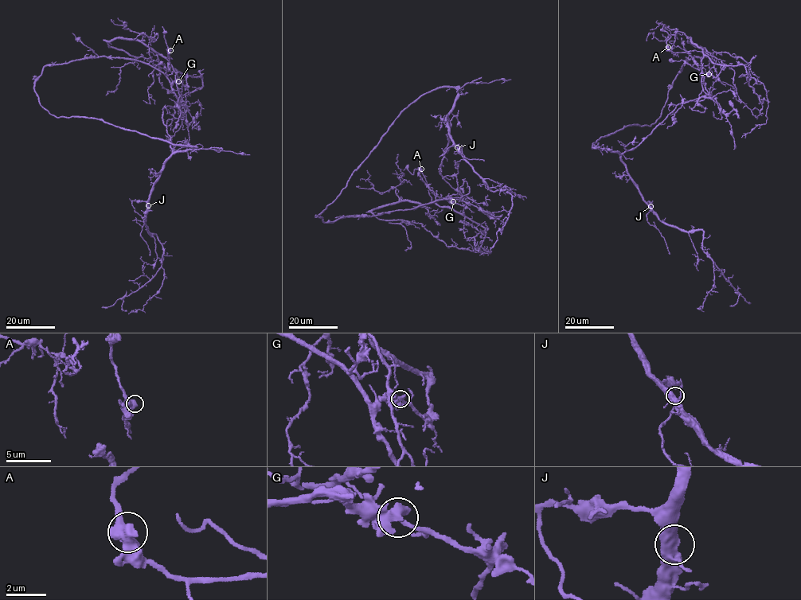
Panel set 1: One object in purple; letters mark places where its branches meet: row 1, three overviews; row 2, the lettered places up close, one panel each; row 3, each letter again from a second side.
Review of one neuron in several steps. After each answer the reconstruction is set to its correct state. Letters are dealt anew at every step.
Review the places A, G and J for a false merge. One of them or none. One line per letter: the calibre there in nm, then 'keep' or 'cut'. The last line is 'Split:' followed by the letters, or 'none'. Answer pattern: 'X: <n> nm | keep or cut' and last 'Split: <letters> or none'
A: 400 nm | keep
G: 400 nm | cut
J: 440 nm | keep
Split: G

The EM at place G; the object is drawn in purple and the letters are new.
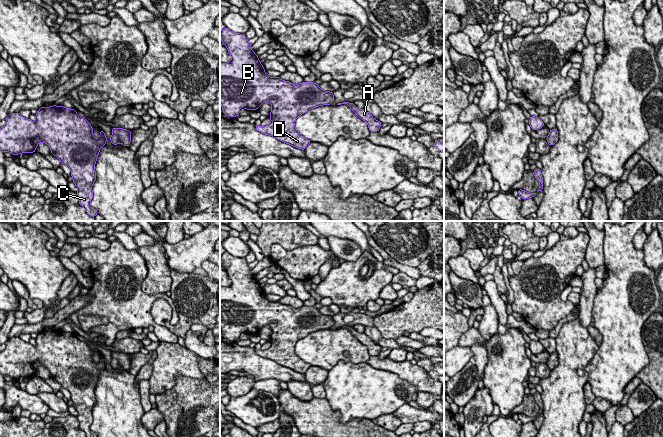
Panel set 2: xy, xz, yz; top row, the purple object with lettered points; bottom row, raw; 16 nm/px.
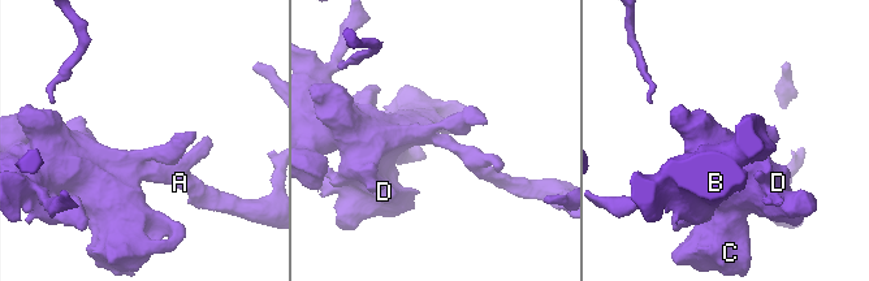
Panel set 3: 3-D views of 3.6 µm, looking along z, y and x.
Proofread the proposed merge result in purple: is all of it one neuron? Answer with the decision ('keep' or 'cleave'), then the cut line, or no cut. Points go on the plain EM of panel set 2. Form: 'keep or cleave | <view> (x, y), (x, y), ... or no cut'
cleave | xy (112, 366), (118, 367)

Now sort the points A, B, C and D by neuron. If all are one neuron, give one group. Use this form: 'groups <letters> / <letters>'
groups A / B C D

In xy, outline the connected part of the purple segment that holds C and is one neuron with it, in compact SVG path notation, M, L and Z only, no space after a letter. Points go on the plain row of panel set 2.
M63 330L45 331L38 333L36 345L24 342L19 336L8 338L5 349L0 352L0 374L18 380L20 377L33 377L40 366L46 367L51 377L71 394L73 407L78 412L79 428L87 437L98 437L91 431L93 421L92 409L96 404L95 387L100 372L106 369L104 355L100 354L98 363L93 361L93 352L84 341L79 340L74 333Z

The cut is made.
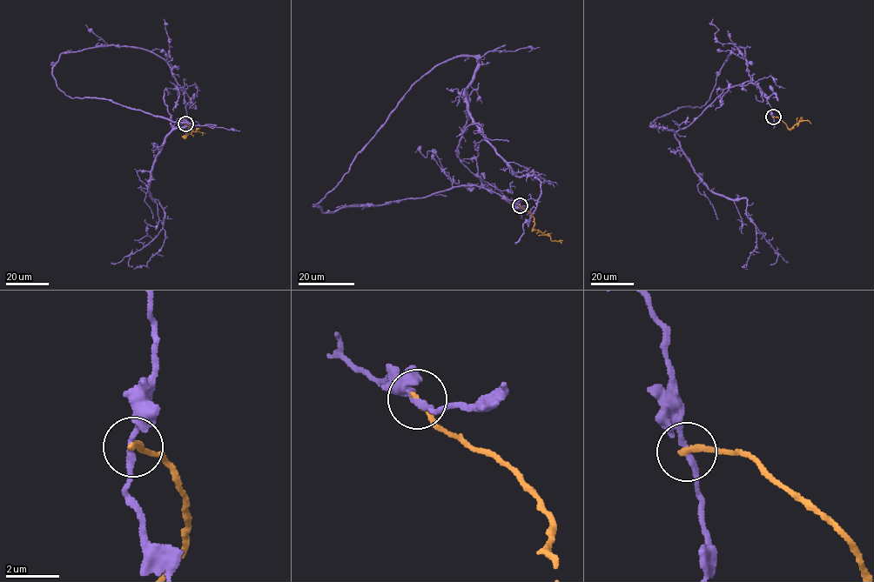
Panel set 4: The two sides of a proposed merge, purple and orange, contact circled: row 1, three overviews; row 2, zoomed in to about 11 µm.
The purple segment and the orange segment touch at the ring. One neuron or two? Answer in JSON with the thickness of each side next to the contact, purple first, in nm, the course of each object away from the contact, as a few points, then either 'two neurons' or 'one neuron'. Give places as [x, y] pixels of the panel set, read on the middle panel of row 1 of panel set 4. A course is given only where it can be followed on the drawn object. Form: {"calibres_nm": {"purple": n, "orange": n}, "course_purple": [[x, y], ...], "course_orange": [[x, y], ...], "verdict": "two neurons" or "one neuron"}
{"calibres_nm": {"purple": 190, "orange": 240}, "course_purple": [[520, 205], [468, 185], [318, 204], [412, 86], [473, 56], [469, 113], [516, 175], [541, 185], [514, 244]], "course_orange": [[520, 205], [533, 216], [534, 230], [548, 235], [553, 241], [563, 240]], "verdict": "two neurons"}

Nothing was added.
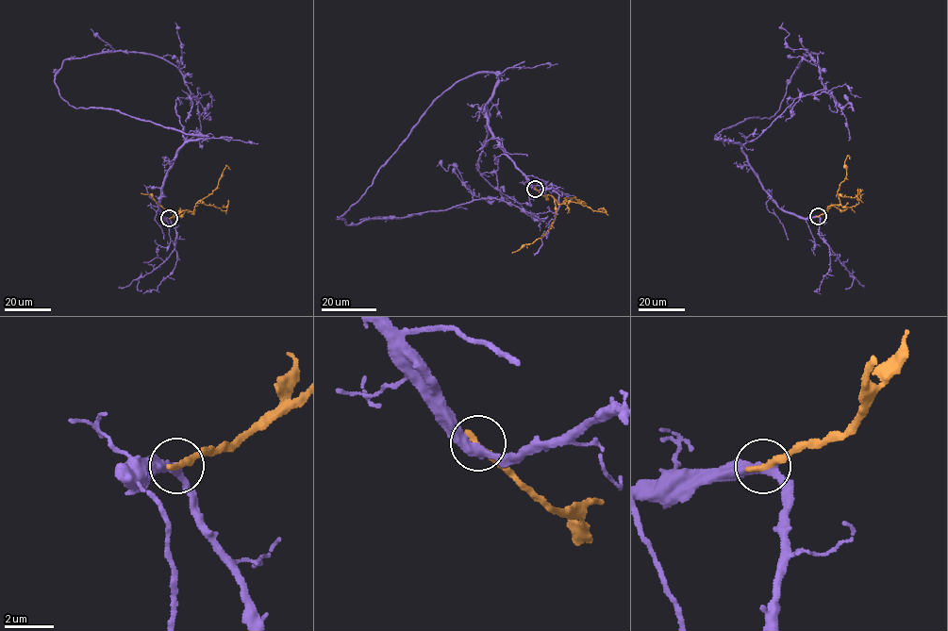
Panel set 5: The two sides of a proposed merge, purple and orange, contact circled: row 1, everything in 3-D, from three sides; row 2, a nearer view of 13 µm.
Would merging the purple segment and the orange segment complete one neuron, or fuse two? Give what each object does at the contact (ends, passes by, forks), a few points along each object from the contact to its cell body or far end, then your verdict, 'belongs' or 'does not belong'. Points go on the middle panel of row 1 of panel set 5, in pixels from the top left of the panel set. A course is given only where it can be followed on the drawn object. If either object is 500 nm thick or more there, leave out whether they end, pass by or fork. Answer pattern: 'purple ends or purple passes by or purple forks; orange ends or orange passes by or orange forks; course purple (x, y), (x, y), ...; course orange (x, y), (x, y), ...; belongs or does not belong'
purple passes by; orange ends; course purple (536, 189), (487, 127), (497, 77), (474, 73), (437, 98), (340, 216), (357, 224), (487, 198), (547, 216); course orange (536, 189), (542, 195), (552, 195), (559, 204), (575, 197), (578, 204), (578, 200), (587, 204); does not belong

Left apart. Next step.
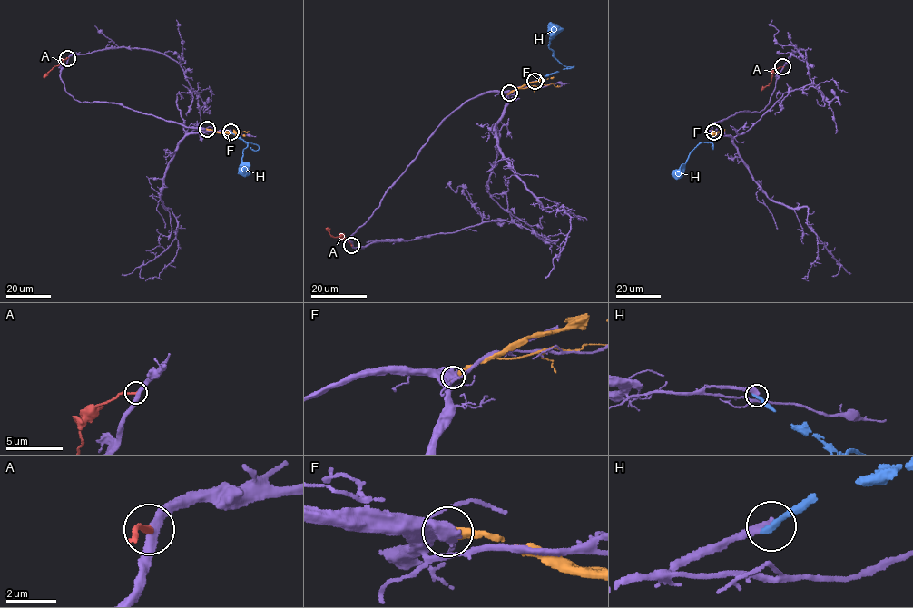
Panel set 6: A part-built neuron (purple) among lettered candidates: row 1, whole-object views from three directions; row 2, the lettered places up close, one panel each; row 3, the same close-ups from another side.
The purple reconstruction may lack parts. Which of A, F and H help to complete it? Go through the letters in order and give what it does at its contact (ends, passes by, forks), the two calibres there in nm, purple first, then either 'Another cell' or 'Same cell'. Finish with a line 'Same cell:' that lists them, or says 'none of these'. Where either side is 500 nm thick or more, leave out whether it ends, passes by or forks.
A: It ends there. Thickness 360 nm (purple) against 240 nm. Another cell
F: Thickness 750 nm (purple) against 440 nm. Another cell
H: It ends there. Thickness 320 nm (purple) against 320 nm. Another cell
Same cell: none of these

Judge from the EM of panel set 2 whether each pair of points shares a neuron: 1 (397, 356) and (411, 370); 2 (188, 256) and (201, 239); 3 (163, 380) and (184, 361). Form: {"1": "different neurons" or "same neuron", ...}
{"1": "different neurons", "2": "same neuron", "3": "same neuron"}

